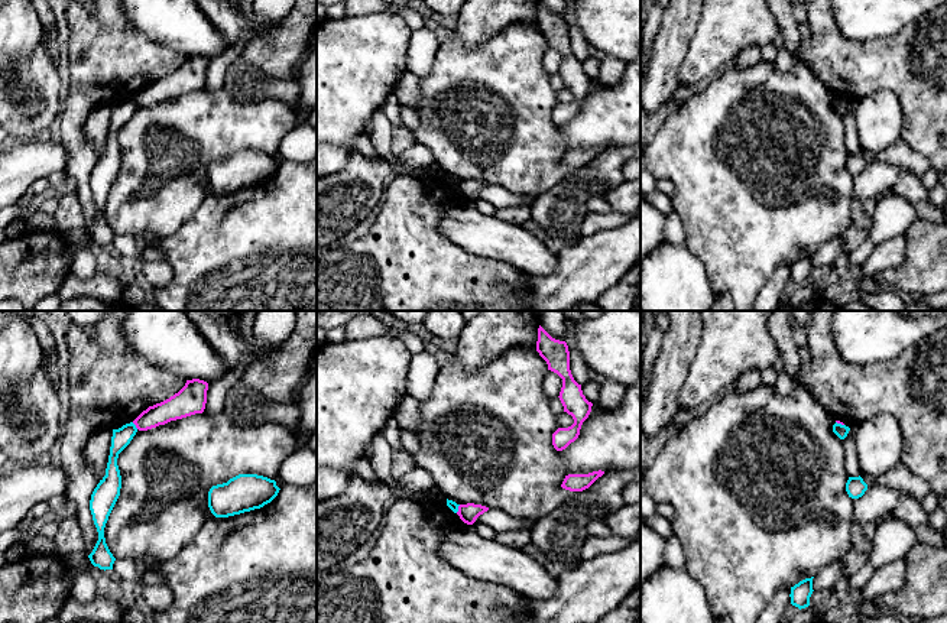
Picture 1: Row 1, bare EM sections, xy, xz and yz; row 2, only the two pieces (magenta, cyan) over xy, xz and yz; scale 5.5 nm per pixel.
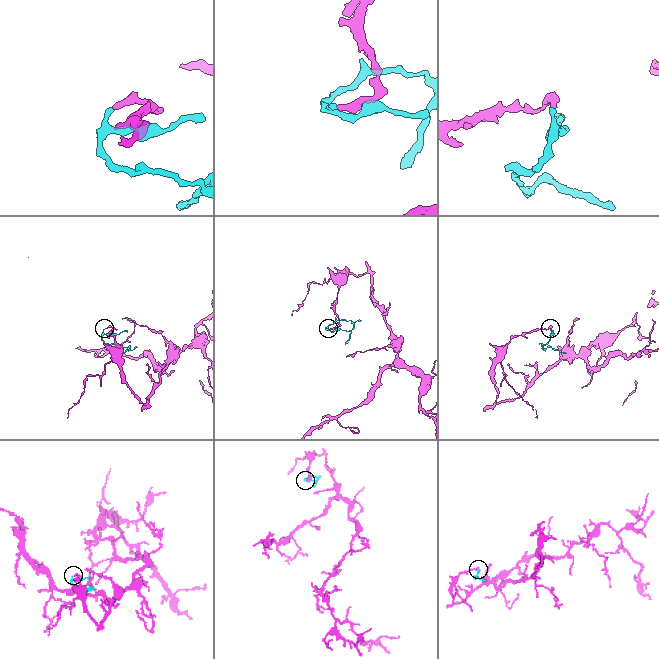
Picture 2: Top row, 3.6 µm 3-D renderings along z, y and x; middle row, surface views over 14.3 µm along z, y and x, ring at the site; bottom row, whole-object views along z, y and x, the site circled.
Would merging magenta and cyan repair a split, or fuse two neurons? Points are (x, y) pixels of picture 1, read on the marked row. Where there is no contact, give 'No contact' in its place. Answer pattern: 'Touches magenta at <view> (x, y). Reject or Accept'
Touches magenta at xy (135, 424). Reject

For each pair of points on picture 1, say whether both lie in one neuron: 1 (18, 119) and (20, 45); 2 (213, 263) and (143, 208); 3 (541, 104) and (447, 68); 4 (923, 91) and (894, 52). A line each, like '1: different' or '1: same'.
1: different
2: different
3: same
4: same

